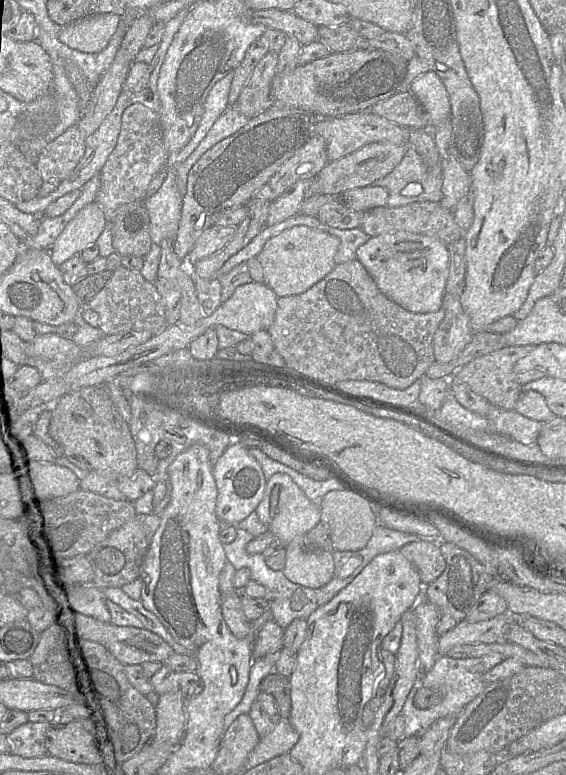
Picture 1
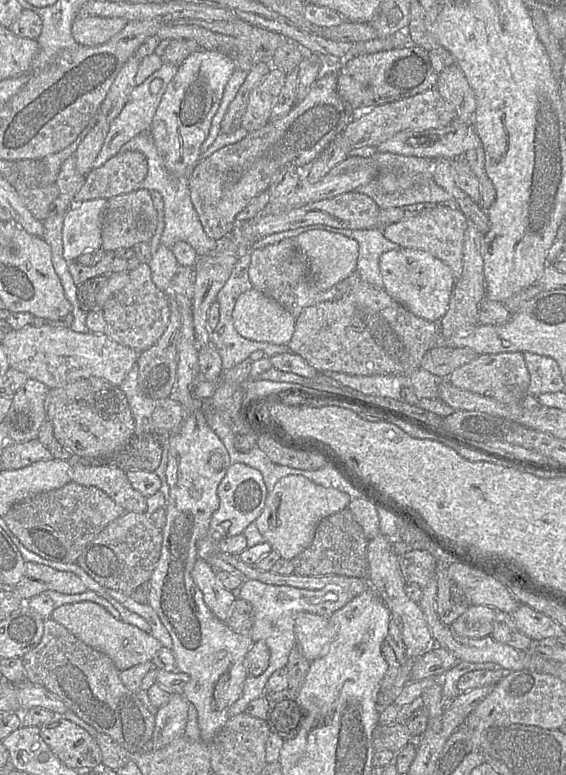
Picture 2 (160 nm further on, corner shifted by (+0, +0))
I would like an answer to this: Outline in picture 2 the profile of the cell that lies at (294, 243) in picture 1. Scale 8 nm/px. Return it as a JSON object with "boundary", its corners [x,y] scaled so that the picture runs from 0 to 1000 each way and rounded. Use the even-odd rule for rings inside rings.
{"boundary":[[[557,295],[527,303],[523,311],[544,334],[551,361],[564,373],[578,374],[627,351],[634,325],[629,310],[604,302]]]}

